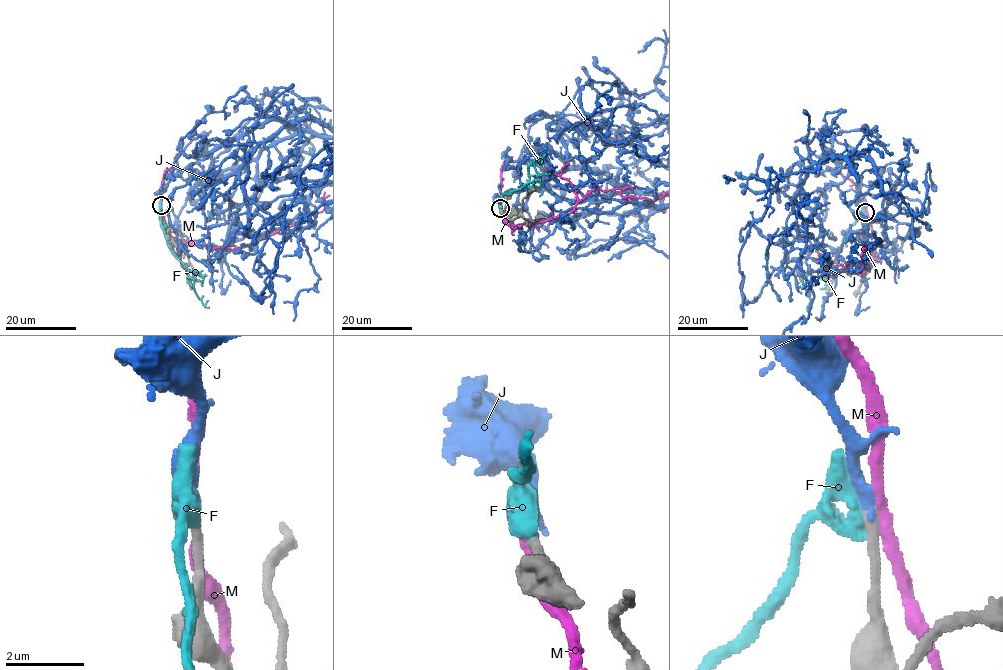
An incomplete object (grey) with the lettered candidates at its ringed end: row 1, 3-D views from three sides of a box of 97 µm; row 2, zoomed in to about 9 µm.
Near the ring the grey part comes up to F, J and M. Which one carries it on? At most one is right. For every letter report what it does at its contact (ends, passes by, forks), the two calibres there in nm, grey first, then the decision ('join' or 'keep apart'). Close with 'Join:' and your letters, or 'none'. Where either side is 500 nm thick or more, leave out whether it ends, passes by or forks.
F: calibres 340 and 600 nm; keep apart
J: it ends; calibres 320 and 380 nm; join
M: it passes by; calibres 340 and 300 nm; keep apart
Join: J

